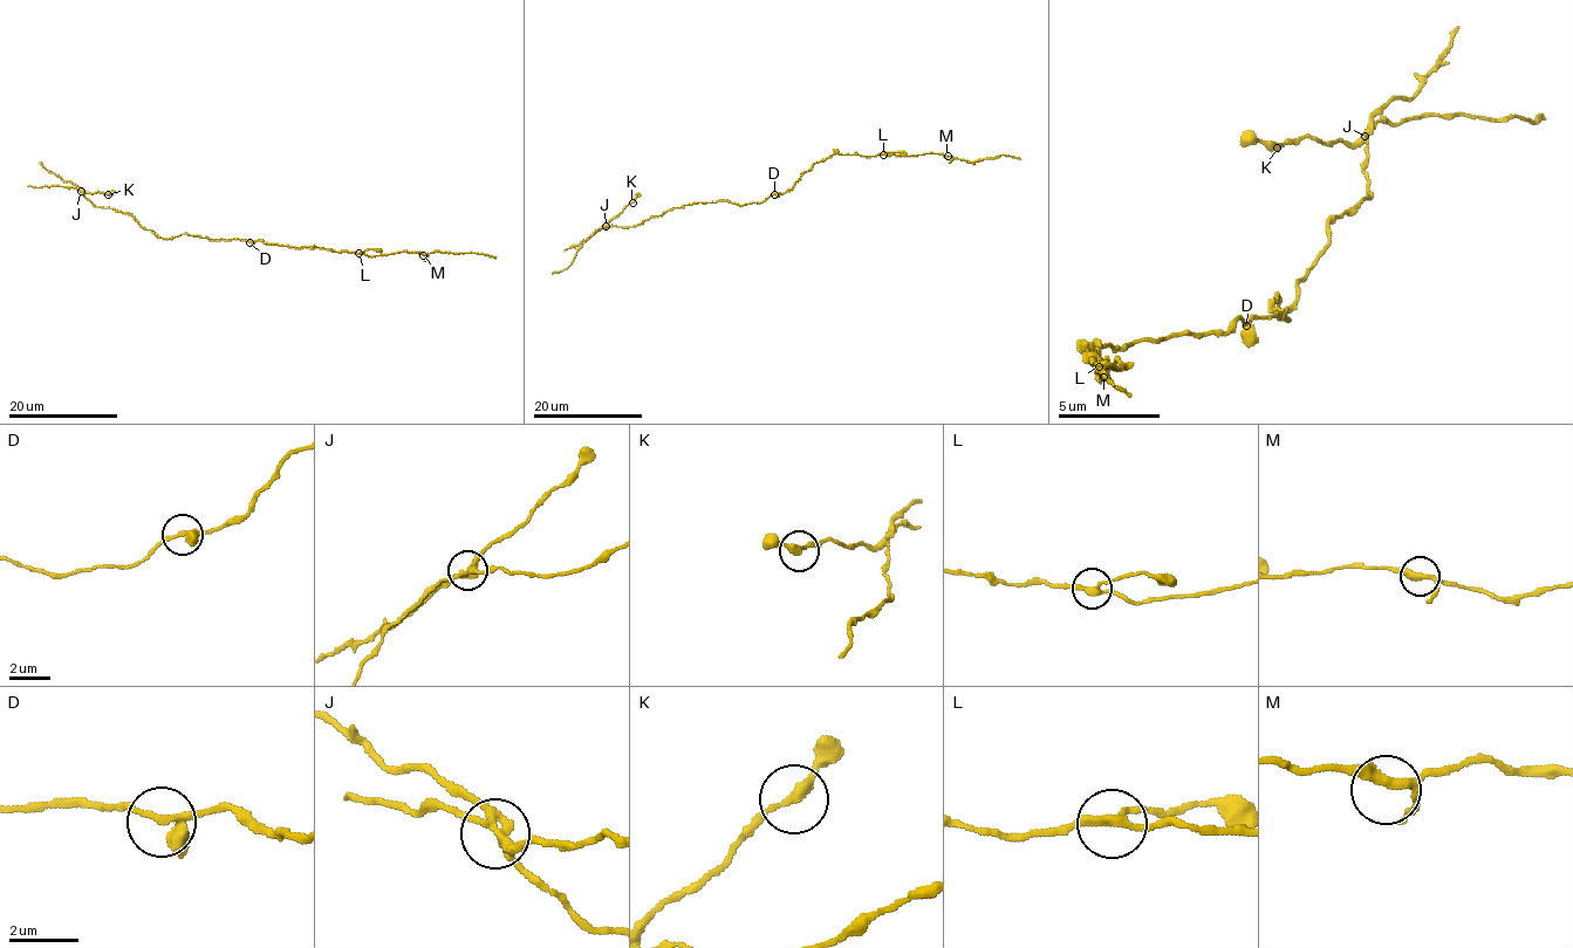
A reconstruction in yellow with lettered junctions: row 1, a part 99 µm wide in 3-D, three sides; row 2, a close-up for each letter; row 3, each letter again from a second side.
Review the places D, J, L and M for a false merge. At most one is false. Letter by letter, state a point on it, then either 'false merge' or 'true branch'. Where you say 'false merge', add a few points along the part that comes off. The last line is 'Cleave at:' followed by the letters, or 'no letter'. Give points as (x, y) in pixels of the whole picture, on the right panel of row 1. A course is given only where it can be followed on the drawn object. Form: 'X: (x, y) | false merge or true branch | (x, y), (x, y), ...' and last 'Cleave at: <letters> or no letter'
D: (1246, 325) | true branch
J: (1365, 136) | false merge | (1363, 137), (1379, 122), (1415, 117), (1547, 117)
L: (1099, 366) | true branch
M: (1103, 377) | true branch
Cleave at: J

